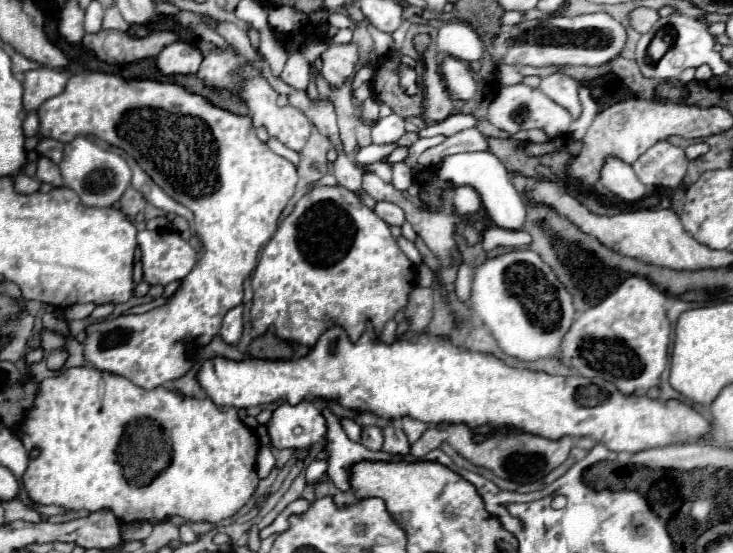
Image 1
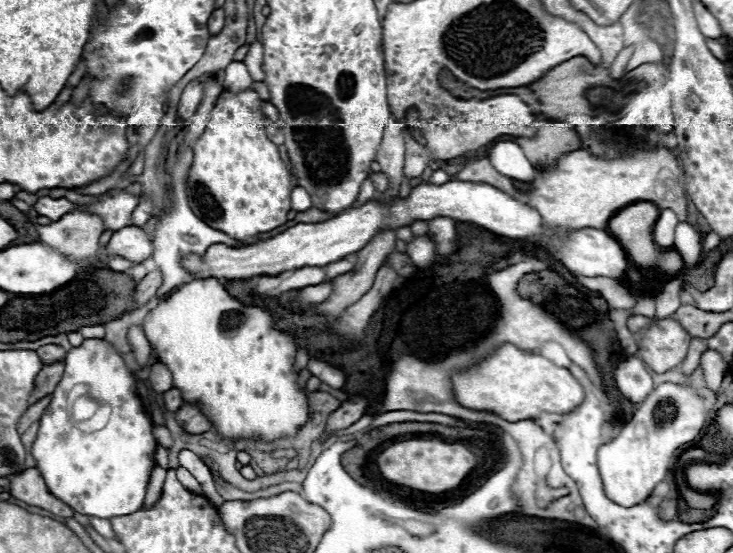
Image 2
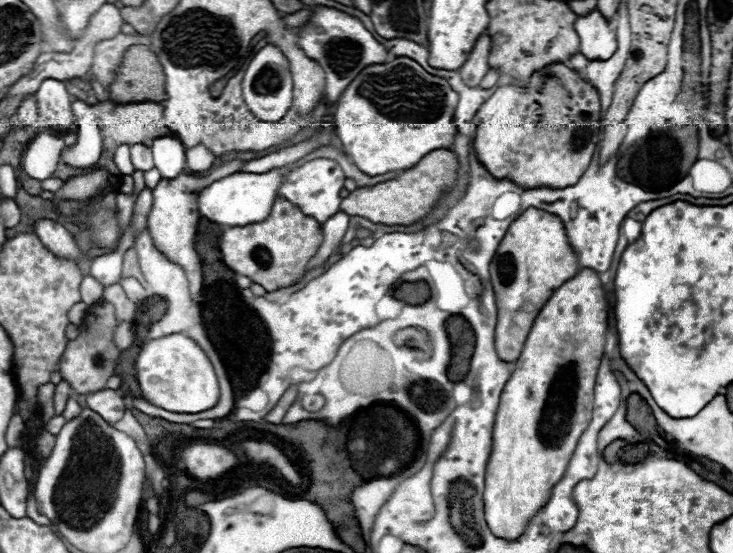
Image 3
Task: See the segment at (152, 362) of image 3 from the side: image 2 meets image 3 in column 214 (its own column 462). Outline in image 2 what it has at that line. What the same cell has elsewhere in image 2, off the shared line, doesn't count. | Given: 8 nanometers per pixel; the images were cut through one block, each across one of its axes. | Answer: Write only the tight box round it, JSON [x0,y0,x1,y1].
[454,344,584,422]

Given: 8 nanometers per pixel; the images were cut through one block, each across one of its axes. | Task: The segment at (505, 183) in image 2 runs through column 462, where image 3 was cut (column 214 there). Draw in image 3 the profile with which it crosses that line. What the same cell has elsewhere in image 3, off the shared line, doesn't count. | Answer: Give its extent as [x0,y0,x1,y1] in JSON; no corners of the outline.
[148,158,244,300]

